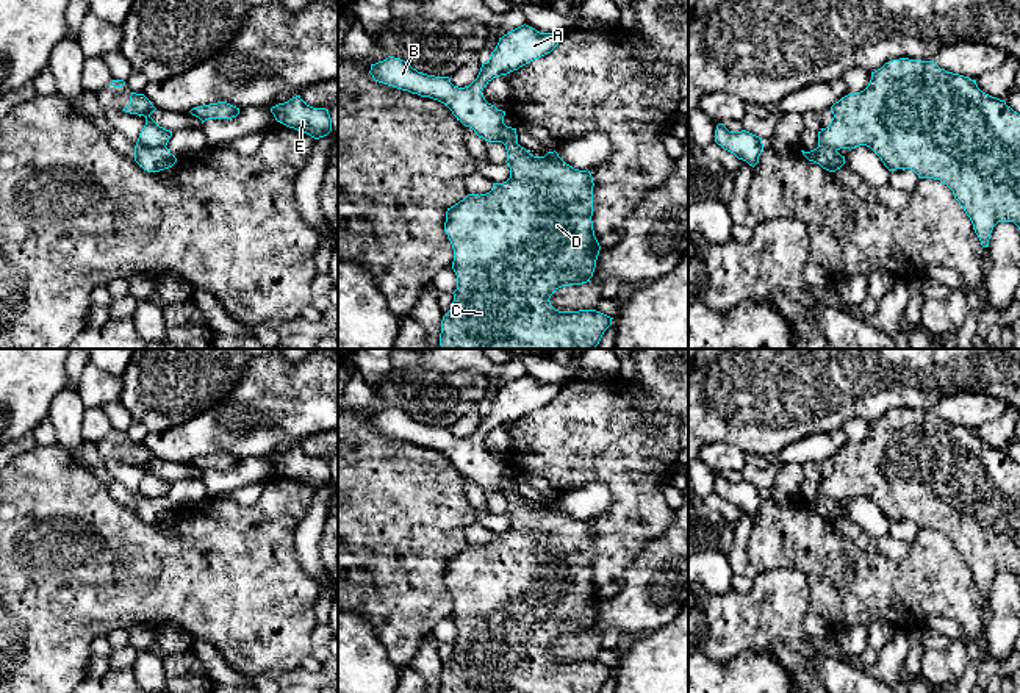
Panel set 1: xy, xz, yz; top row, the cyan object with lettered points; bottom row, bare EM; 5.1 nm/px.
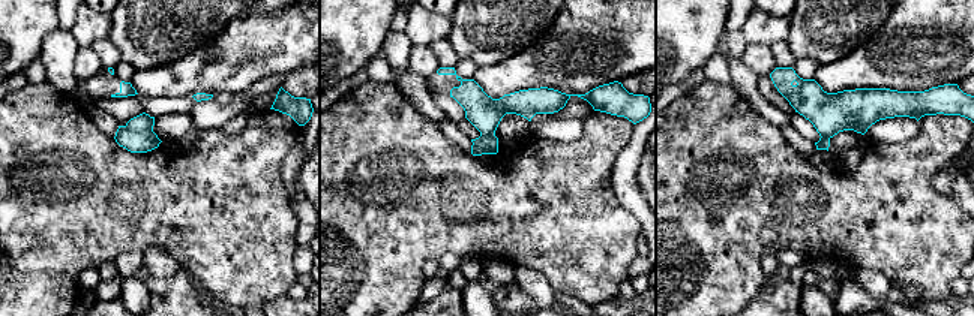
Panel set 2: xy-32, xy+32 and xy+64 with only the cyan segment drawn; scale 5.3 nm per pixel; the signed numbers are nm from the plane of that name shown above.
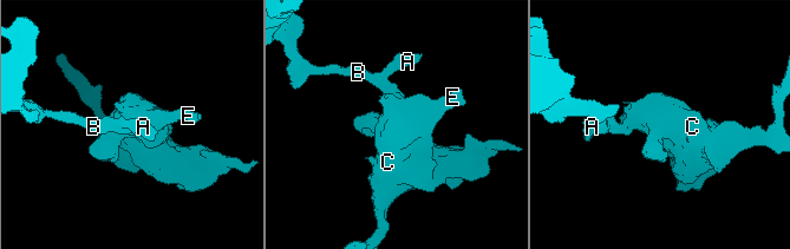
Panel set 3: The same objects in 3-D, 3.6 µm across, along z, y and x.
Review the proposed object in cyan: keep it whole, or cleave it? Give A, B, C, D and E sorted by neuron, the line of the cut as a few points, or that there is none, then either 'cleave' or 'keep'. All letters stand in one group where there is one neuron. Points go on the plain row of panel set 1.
A B / C D E | xy (136, 493), (165, 498) | cleave

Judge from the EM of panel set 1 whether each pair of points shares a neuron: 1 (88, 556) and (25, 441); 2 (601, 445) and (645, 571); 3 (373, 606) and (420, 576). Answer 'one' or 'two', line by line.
1: two
2: two
3: one

